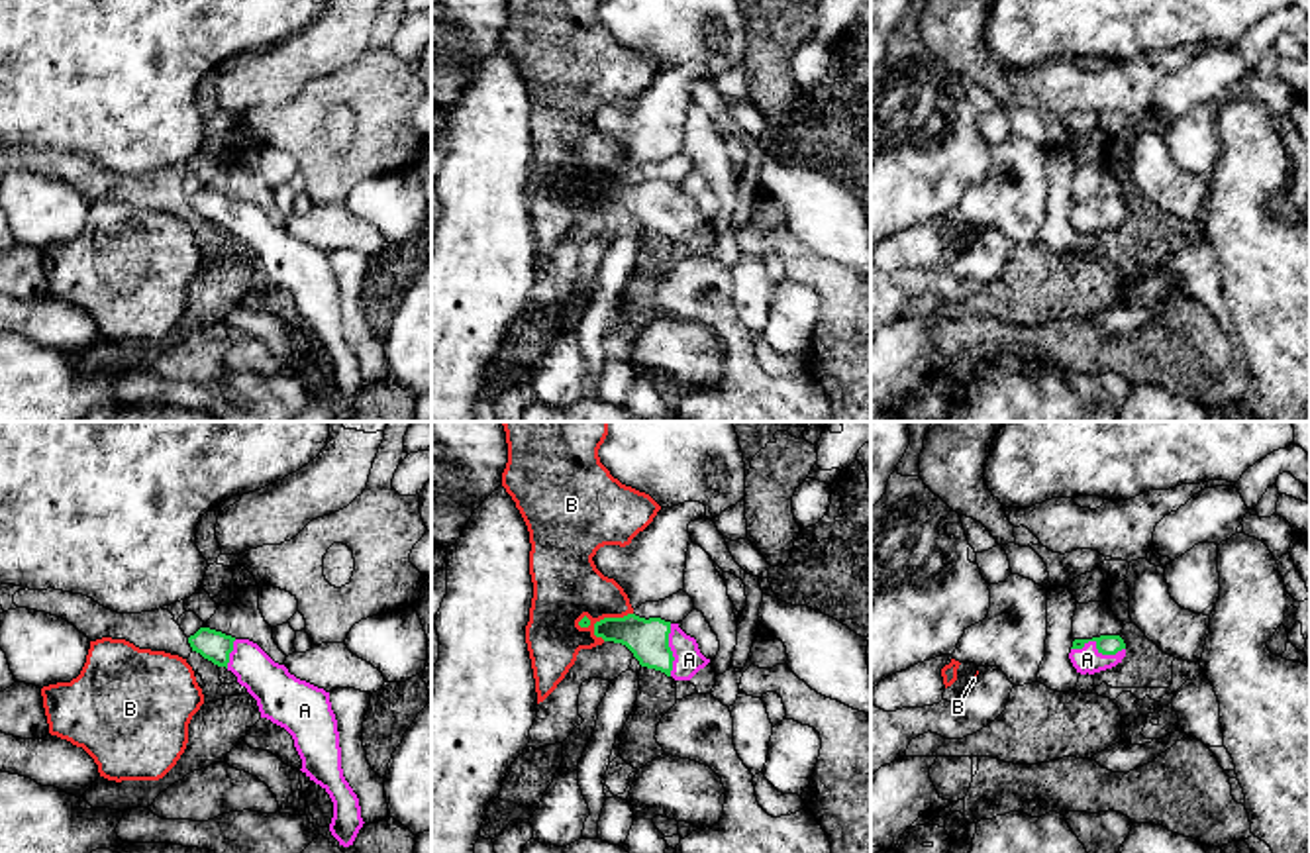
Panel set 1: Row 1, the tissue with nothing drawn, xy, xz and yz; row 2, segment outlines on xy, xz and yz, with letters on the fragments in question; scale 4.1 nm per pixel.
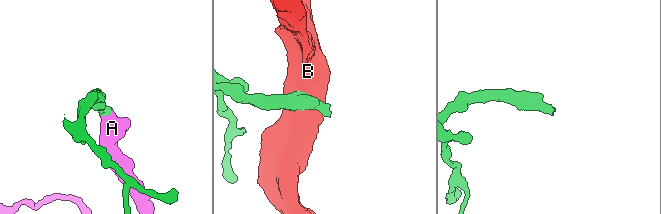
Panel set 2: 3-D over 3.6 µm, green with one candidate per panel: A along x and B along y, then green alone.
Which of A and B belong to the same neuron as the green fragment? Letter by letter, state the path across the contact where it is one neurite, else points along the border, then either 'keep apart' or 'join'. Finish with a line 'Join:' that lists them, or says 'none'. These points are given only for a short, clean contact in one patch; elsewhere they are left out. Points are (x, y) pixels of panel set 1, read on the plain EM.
A: way yz (1105, 204), (1097, 208), (1087, 220); join
B: keep apart
Join: A

